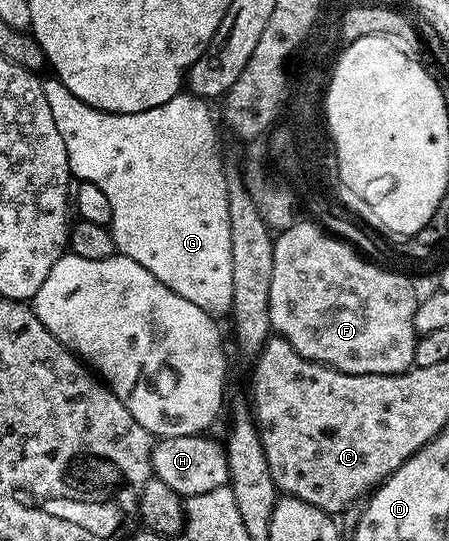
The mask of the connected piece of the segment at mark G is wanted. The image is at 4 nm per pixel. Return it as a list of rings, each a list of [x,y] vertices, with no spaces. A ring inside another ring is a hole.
[[[57,77],[47,78],[43,82],[44,97],[48,97],[52,117],[56,119],[56,129],[60,129],[60,137],[64,137],[64,149],[68,149],[68,165],[71,172],[76,173],[77,178],[83,183],[91,183],[98,186],[108,197],[108,205],[112,205],[112,221],[109,229],[114,238],[114,246],[117,254],[132,257],[136,265],[144,265],[156,281],[168,285],[172,293],[180,293],[184,301],[192,301],[192,305],[200,305],[208,314],[215,317],[225,316],[232,305],[232,237],[230,236],[230,222],[228,221],[228,193],[226,192],[227,168],[222,168],[222,155],[218,152],[218,127],[216,115],[210,112],[211,105],[205,98],[199,98],[191,93],[179,93],[174,95],[164,105],[156,105],[156,109],[144,109],[140,113],[120,113],[113,115],[107,111],[96,109],[80,97],[68,93],[68,89]]]

